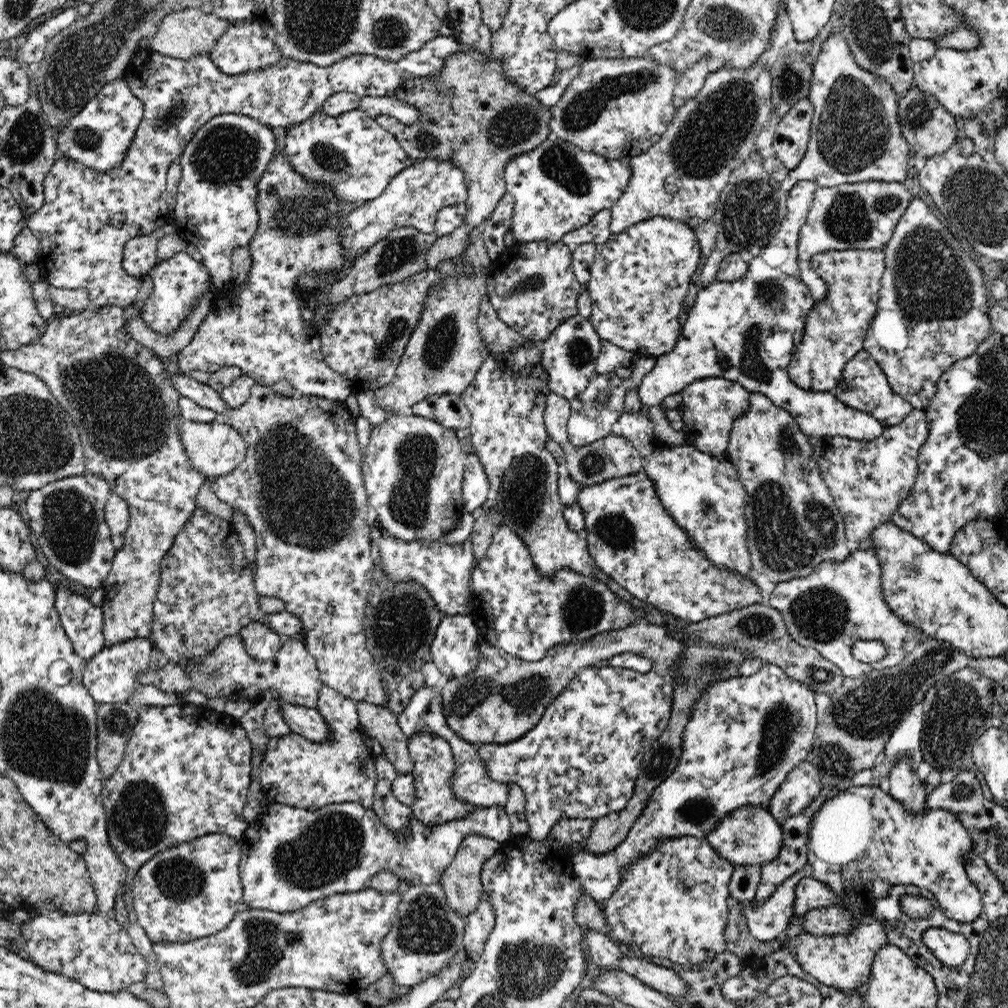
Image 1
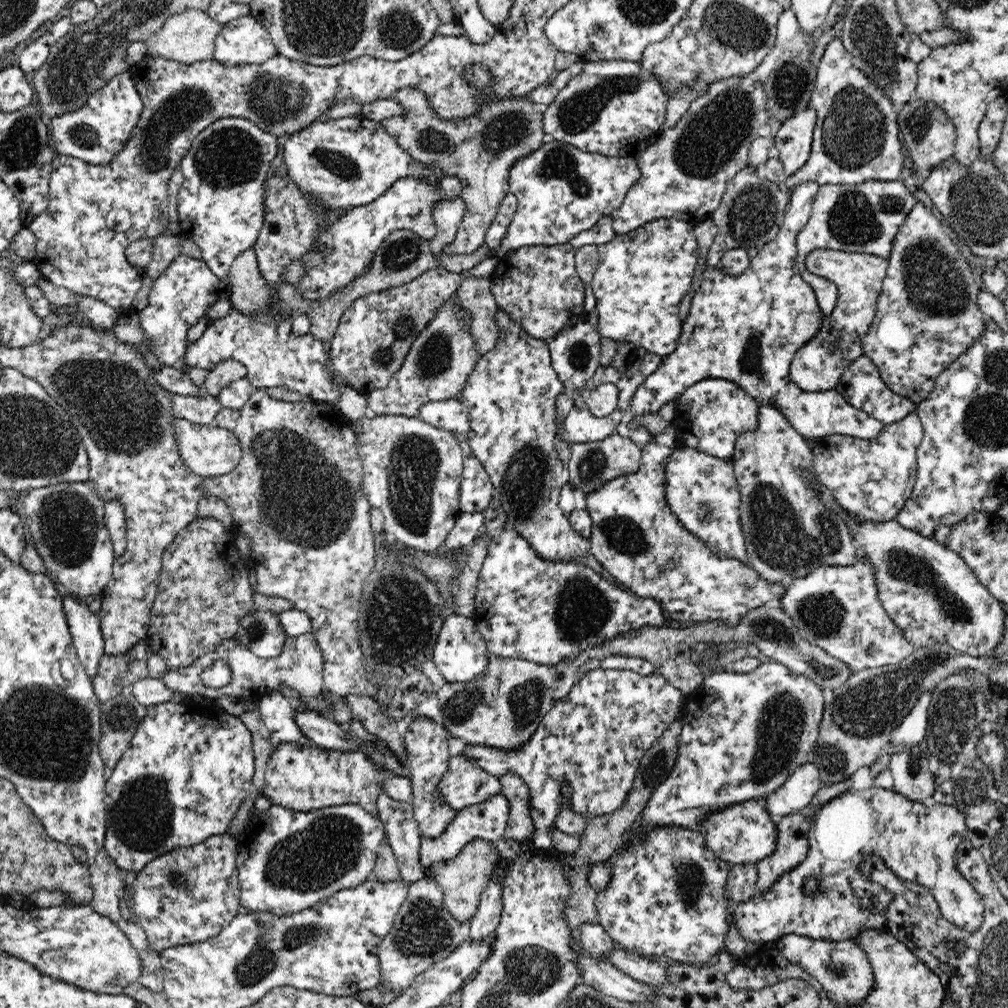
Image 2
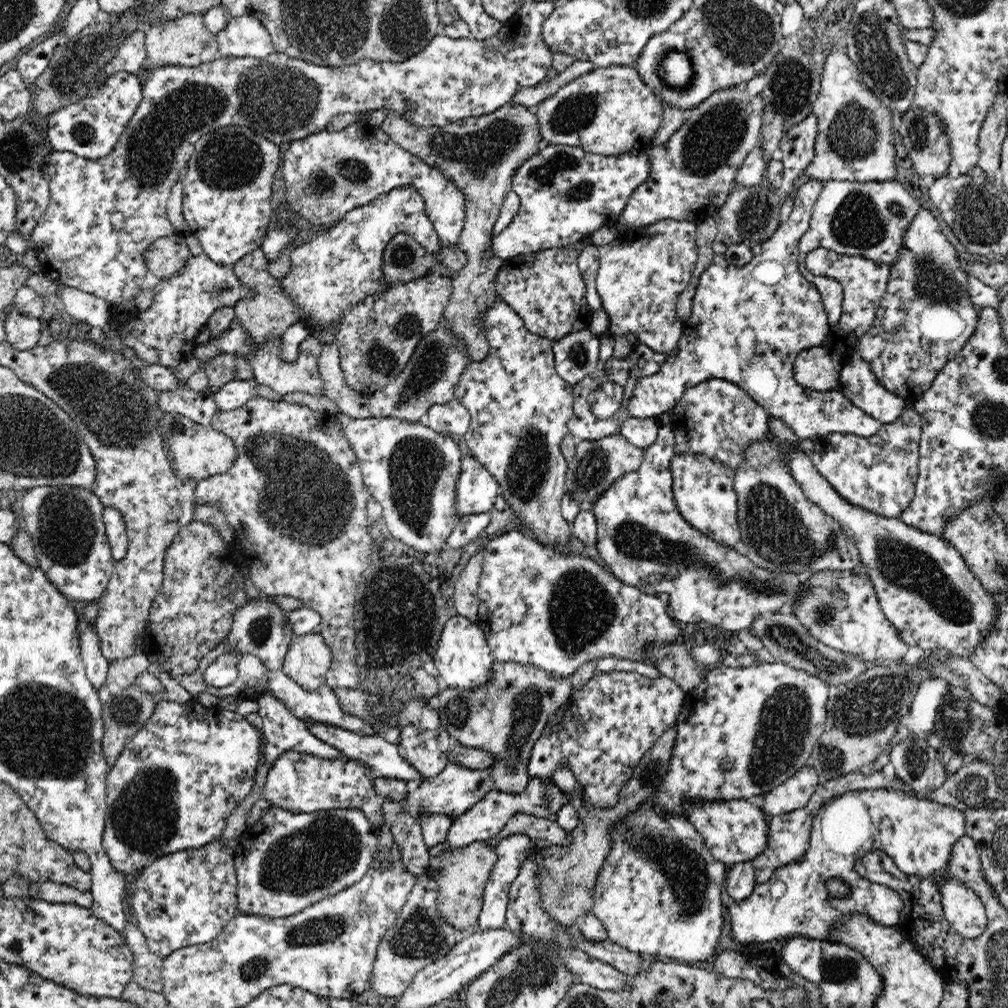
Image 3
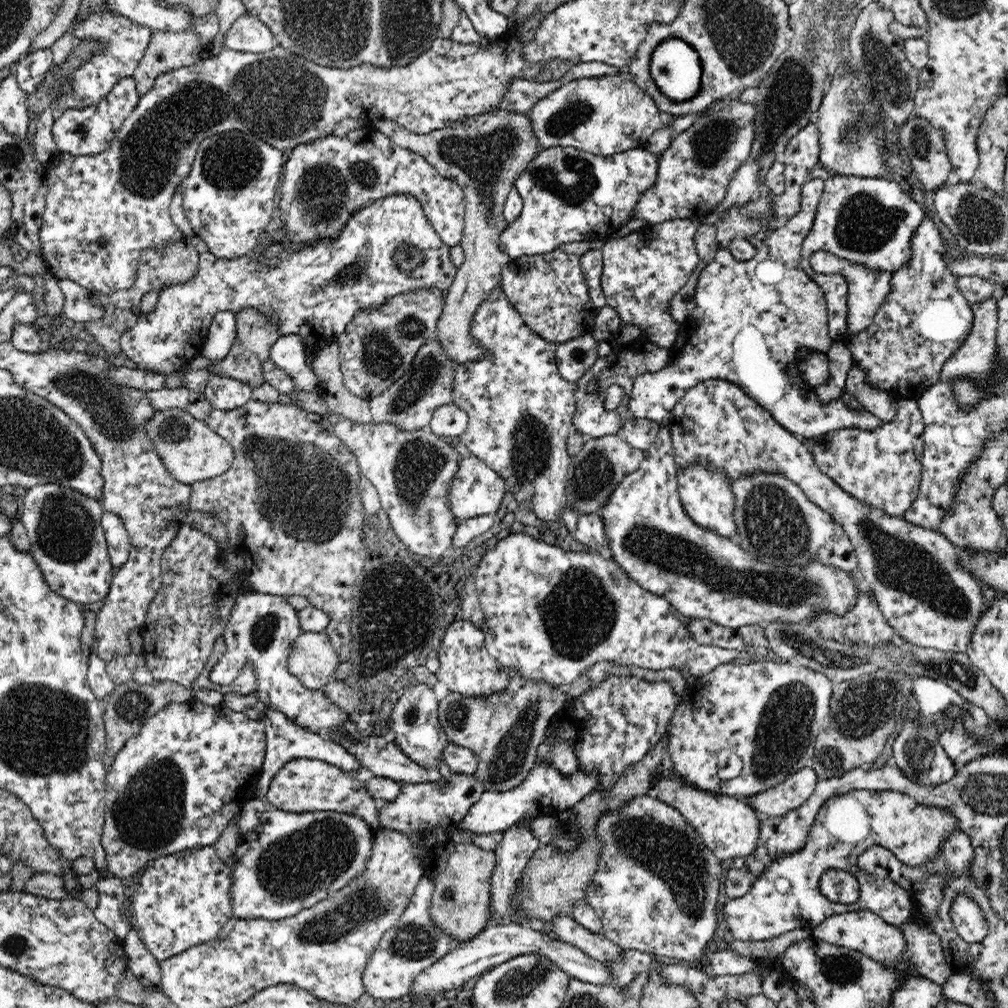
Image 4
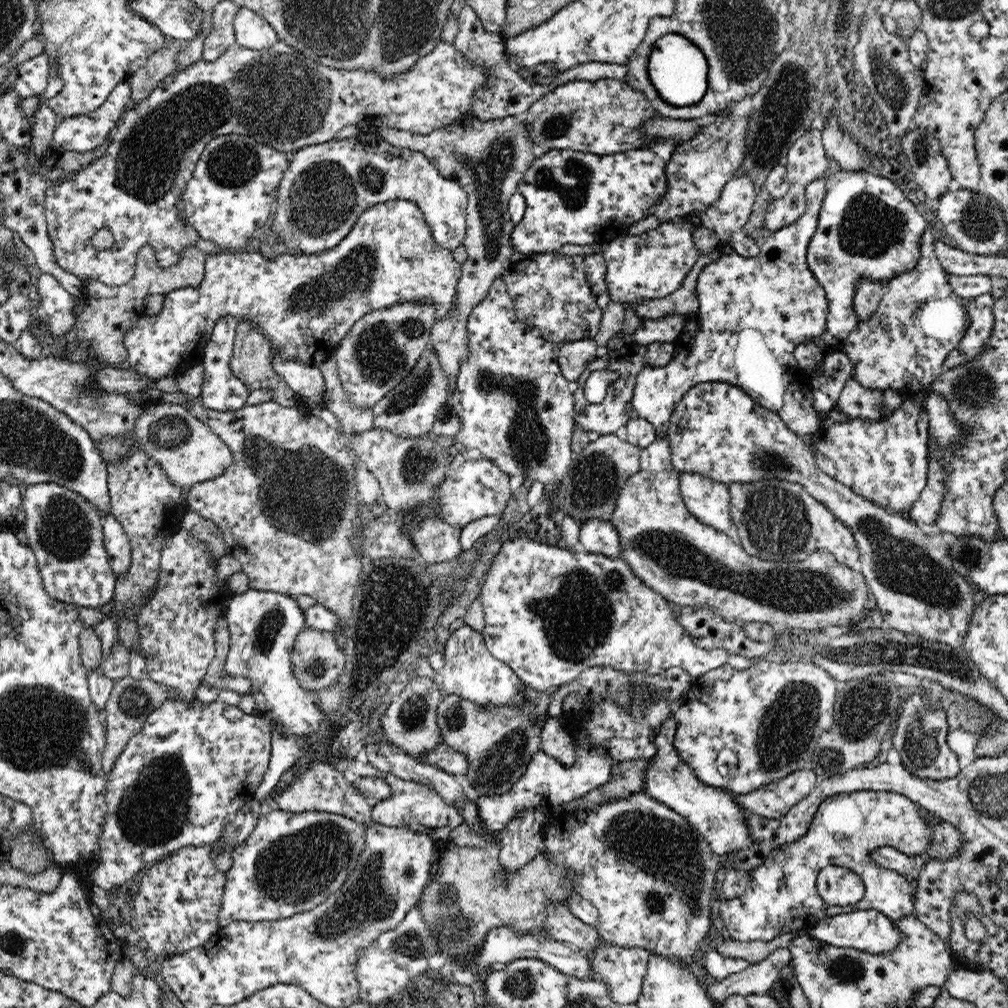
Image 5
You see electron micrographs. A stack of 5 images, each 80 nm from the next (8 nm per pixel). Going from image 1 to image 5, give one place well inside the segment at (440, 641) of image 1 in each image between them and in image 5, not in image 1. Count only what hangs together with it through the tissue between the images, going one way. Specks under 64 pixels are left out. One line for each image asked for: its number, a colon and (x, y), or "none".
2: (460, 654)
3: (463, 659)
4: (466, 668)
5: (470, 671)

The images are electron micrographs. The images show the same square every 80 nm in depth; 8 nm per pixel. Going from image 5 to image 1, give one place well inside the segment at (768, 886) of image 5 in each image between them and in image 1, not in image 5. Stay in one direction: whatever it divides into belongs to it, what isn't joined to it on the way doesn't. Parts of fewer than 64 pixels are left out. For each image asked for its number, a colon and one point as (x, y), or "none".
1: (862, 842)
2: (918, 842)
3: (918, 835)
4: (787, 897)

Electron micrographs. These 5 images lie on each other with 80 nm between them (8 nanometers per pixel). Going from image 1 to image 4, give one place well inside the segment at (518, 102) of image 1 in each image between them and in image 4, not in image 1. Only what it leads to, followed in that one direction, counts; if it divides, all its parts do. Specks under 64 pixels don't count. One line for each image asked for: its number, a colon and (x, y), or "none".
2: (481, 149)
3: (481, 154)
4: (484, 154)

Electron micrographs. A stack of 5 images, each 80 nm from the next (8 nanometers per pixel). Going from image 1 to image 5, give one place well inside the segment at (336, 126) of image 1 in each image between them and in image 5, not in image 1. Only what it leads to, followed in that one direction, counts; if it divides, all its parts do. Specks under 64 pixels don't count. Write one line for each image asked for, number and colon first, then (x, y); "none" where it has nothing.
2: (351, 161)
3: (328, 173)
4: (324, 181)
5: (326, 186)

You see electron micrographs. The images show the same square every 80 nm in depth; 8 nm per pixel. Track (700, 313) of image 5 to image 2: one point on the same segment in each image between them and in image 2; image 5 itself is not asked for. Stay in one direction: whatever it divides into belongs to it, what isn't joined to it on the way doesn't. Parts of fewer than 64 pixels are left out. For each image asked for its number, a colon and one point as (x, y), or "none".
2: (746, 328)
3: (746, 326)
4: (750, 318)

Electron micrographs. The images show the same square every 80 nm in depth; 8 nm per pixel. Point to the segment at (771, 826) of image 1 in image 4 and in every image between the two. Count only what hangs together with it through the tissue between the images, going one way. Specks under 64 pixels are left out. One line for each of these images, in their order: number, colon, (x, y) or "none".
2: (744, 833)
3: (734, 831)
4: (730, 827)

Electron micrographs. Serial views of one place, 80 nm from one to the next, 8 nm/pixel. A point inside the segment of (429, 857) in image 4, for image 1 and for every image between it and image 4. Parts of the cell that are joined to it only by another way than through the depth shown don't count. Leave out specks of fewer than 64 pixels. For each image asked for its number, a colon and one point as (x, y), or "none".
1: (461, 881)
2: (463, 880)
3: (462, 875)

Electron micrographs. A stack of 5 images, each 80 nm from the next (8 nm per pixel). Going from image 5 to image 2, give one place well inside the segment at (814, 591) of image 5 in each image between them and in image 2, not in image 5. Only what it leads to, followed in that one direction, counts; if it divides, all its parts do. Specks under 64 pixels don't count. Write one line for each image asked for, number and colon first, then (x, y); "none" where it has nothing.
2: (635, 536)
3: (641, 536)
4: (701, 574)

